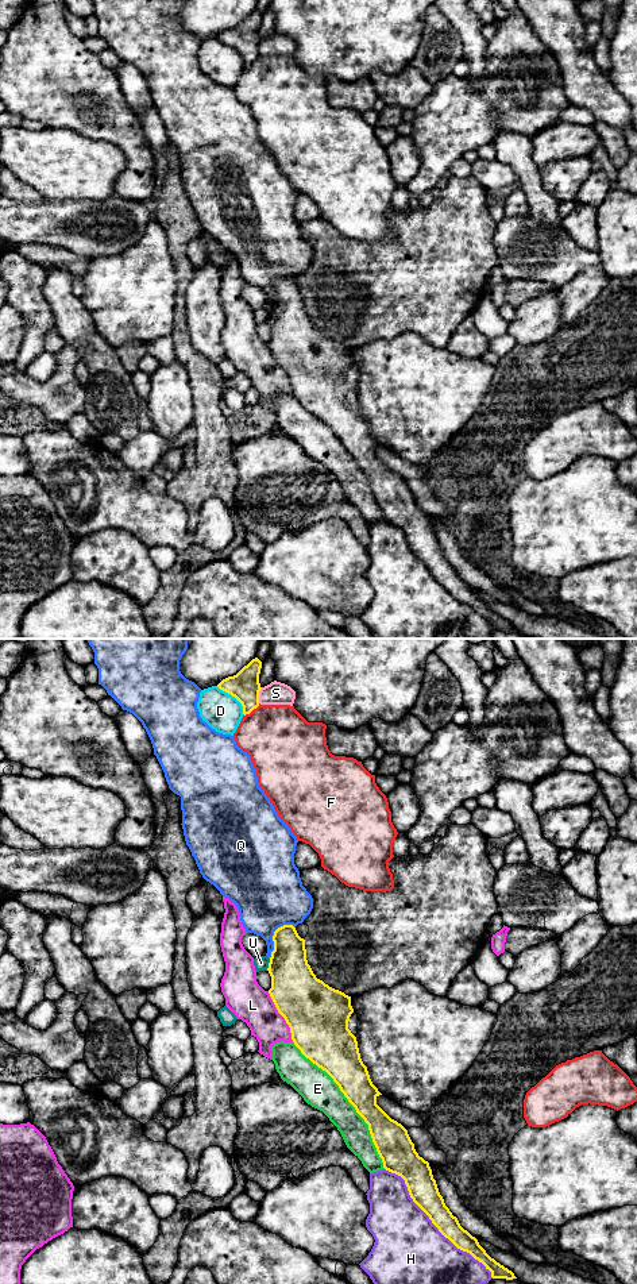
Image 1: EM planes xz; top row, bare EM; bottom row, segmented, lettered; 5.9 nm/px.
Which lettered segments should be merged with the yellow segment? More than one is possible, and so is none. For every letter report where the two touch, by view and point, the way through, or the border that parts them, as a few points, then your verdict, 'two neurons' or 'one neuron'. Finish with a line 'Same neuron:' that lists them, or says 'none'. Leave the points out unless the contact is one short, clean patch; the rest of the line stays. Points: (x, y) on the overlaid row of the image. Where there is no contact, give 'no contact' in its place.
D: meets yellow in xz at (234, 696); two neurons
E: meets yellow in xz at (350, 1102); two neurons
F: meets yellow in xz at (251, 710); two neurons
H: meets yellow in xz at (433, 1223); two neurons
L: meets yellow in xz at (282, 1015); two neurons
Q: meets yellow in xz at (273, 936); two neurons
S: meets yellow in xz at (258, 696); two neurons
U: meets yellow in xz at (269, 964); border along xz (270, 959), (266, 970); two neurons
Same neuron: none

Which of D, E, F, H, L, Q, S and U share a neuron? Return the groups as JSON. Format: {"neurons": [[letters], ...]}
{"neurons": [["D"], ["E"], ["F"], ["H"], ["L"], ["Q"], ["S"], ["U"]]}

